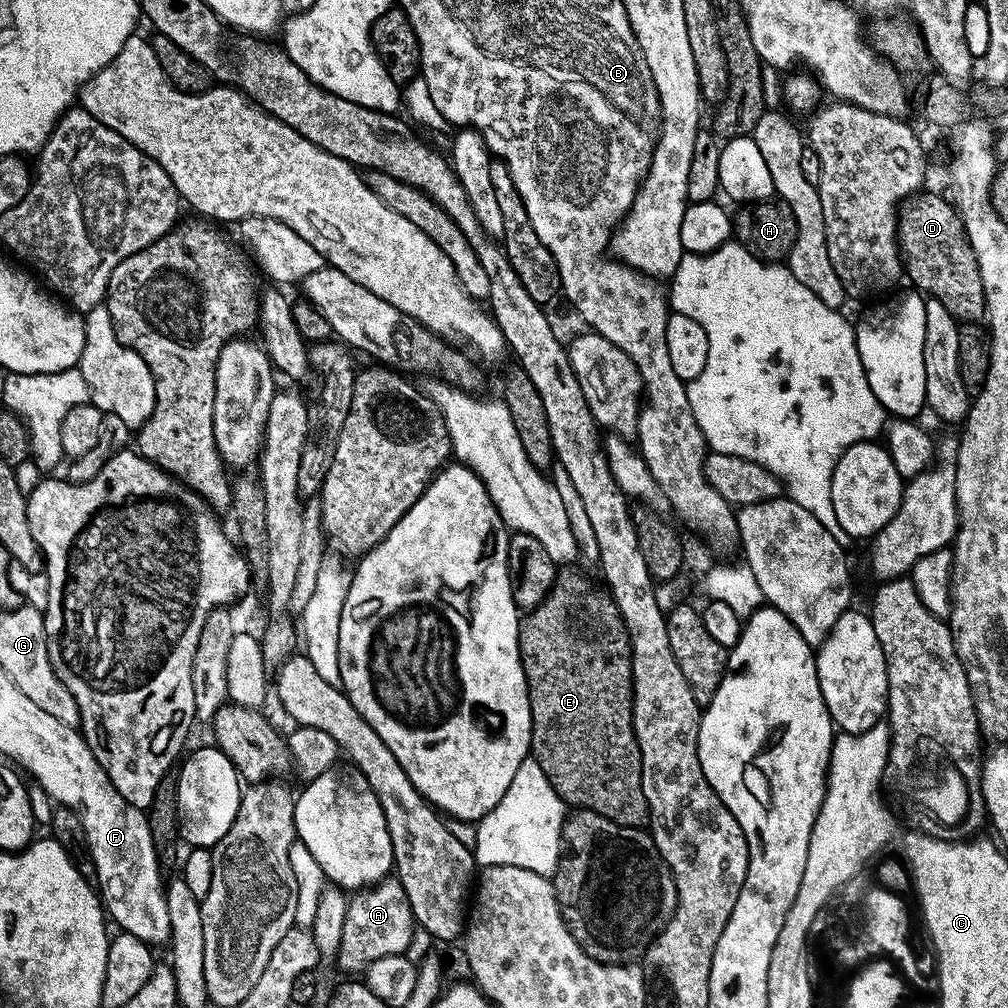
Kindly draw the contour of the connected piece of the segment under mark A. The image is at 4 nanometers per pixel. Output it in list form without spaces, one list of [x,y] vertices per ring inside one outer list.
[[[385,878],[375,886],[357,891],[348,901],[346,922],[342,926],[342,942],[338,961],[348,974],[367,969],[378,958],[404,954],[410,944],[414,919],[406,891],[396,878]]]

